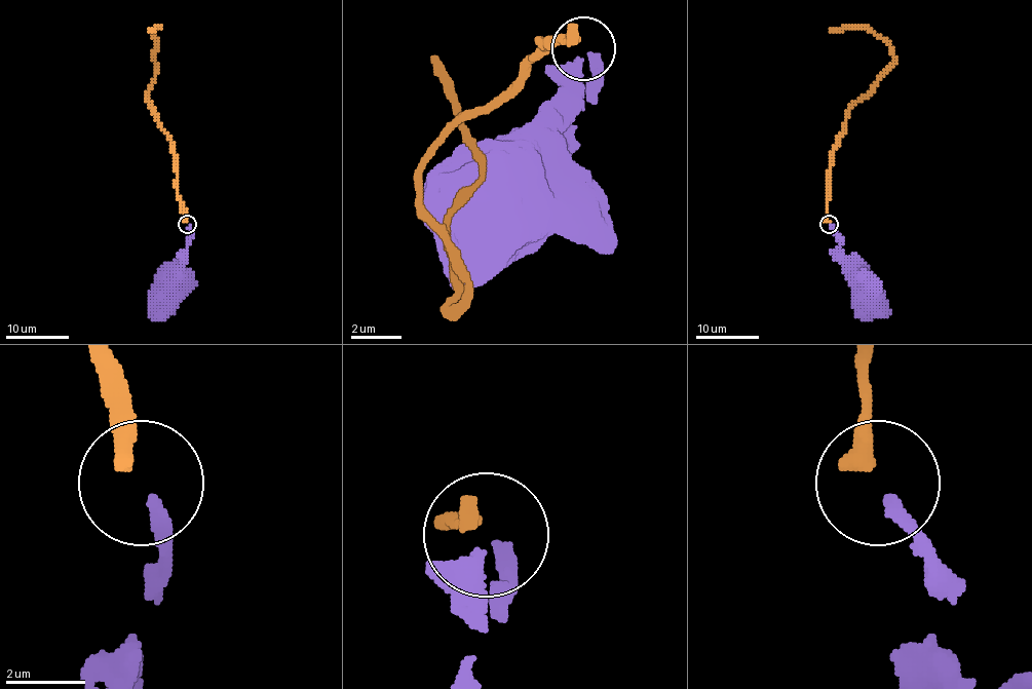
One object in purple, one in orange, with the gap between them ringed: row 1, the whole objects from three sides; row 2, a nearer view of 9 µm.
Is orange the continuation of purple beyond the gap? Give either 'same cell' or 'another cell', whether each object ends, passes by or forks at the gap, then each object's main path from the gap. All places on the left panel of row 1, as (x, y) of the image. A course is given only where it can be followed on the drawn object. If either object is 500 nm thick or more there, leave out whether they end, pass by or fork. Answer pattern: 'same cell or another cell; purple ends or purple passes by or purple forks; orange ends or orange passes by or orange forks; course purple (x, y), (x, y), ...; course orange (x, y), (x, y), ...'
same cell; purple ends; orange ends; course purple (189, 225), (191, 235), (181, 268), (181, 283), (162, 300); course orange (186, 222), (186, 209), (178, 195), (177, 156), (146, 101), (157, 69), (154, 31), (160, 26), (149, 30)

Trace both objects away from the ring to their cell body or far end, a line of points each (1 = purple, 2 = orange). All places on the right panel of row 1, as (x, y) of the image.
1: (831, 225), (842, 265), (875, 295), (871, 300)
2: (828, 222), (831, 156), (848, 112), (894, 61), (891, 46), (861, 26), (831, 30)

